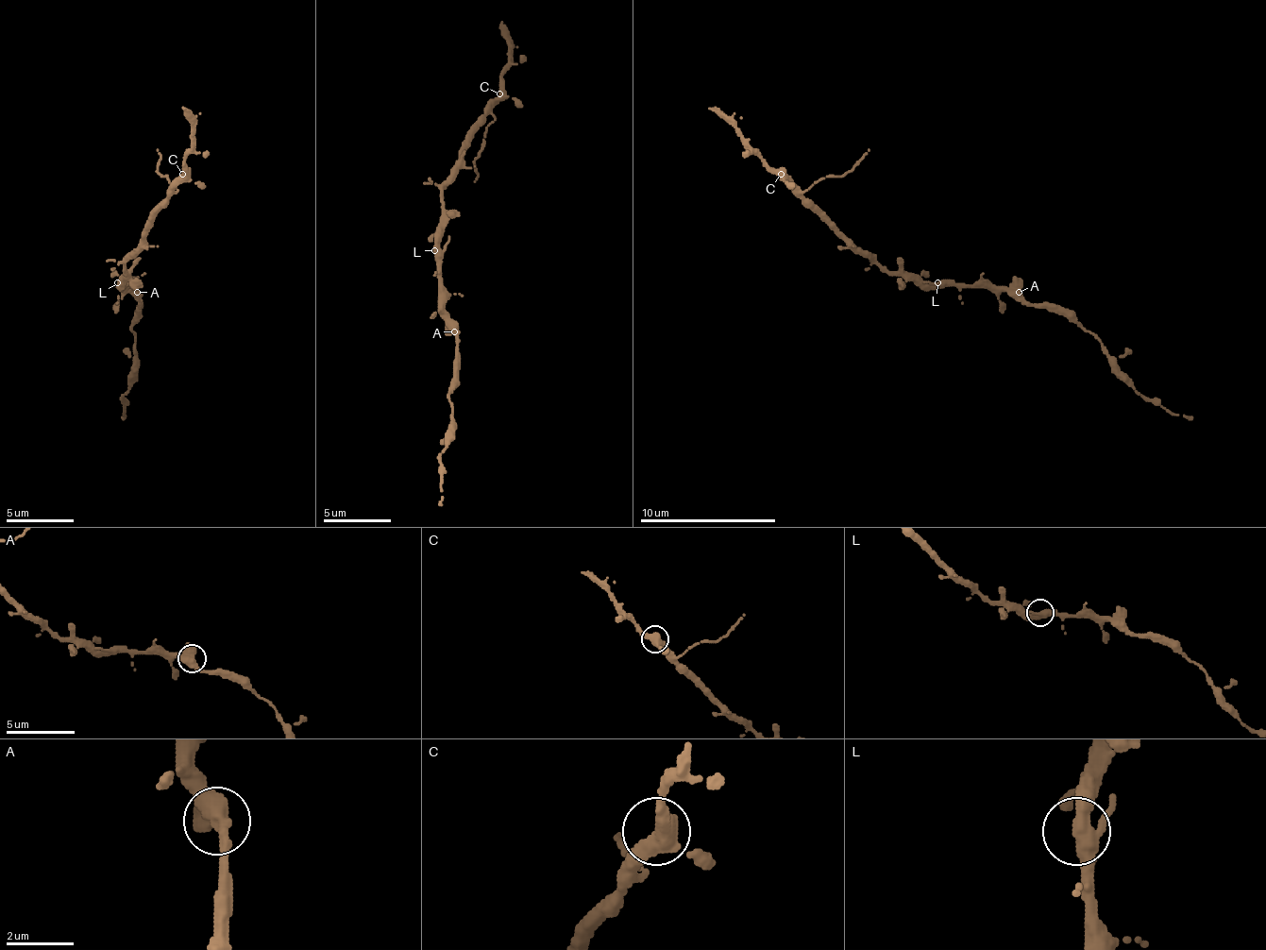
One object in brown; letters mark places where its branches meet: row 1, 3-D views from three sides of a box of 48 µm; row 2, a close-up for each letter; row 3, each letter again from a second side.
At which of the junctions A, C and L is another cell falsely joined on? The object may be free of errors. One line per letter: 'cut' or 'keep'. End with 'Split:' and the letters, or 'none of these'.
A: keep
C: keep
L: keep
Split: none of these

